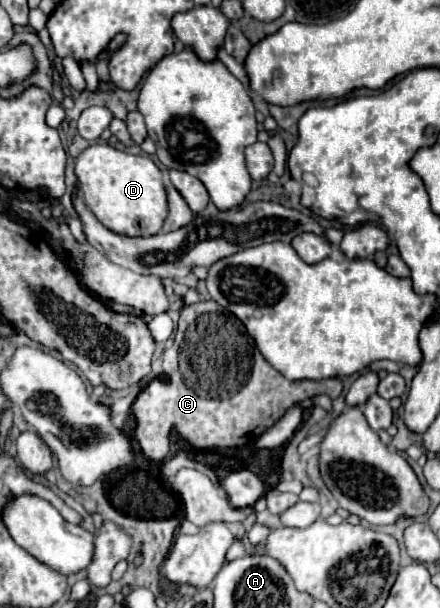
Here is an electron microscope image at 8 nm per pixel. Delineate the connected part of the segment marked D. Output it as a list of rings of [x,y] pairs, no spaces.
[[[90,145],[76,157],[76,177],[86,207],[114,233],[148,237],[156,235],[166,219],[166,191],[162,171],[146,155],[130,155],[110,145]]]

